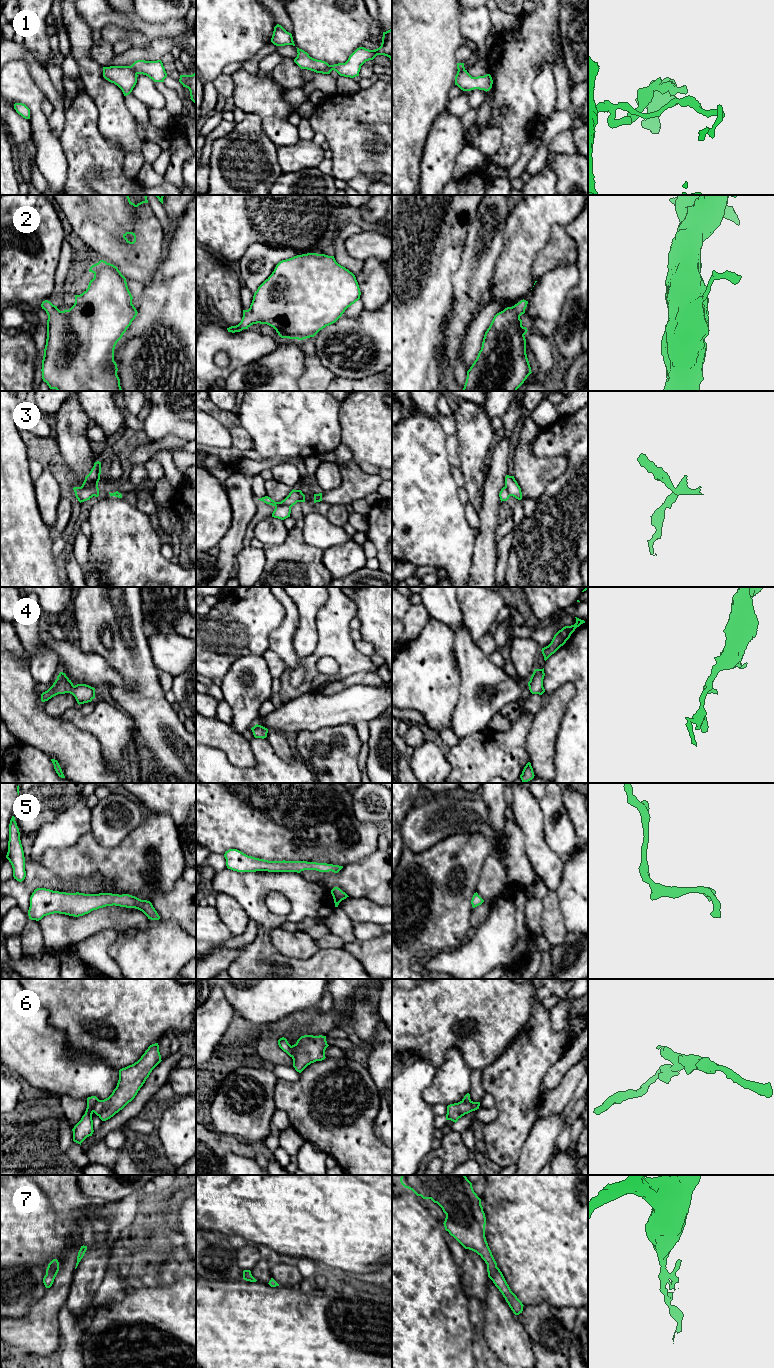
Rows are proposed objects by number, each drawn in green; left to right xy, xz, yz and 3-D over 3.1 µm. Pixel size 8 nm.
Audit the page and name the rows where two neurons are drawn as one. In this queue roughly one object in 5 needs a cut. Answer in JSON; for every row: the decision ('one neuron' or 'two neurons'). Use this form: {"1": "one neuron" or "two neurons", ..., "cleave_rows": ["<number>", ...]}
{"1": "two neurons", "2": "one neuron", "3": "two neurons", "4": "one neuron", "5": "one neuron", "6": "two neurons", "7": "one neuron", "cleave_rows": ["1", "3", "6"]}

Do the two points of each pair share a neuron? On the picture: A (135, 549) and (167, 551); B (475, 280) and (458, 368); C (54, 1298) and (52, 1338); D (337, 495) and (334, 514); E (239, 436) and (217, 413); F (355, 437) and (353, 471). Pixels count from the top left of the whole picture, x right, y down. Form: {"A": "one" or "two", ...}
{"A": "two", "B": "one", "C": "one", "D": "two", "E": "one", "F": "two"}

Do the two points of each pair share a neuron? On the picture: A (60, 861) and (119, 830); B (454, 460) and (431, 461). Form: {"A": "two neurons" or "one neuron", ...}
{"A": "two neurons", "B": "two neurons"}

